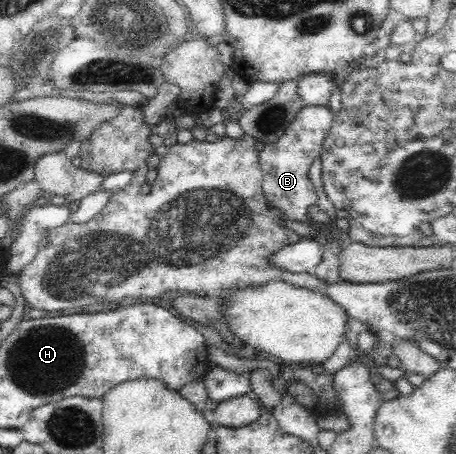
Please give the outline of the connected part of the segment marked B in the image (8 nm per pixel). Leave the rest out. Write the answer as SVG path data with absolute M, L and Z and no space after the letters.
M303 106L285 133L277 141L265 144L258 153L265 199L268 205L283 211L287 219L312 222L307 209L317 204L317 192L309 179L309 168L313 160L320 156L333 120L334 115L328 106Z

